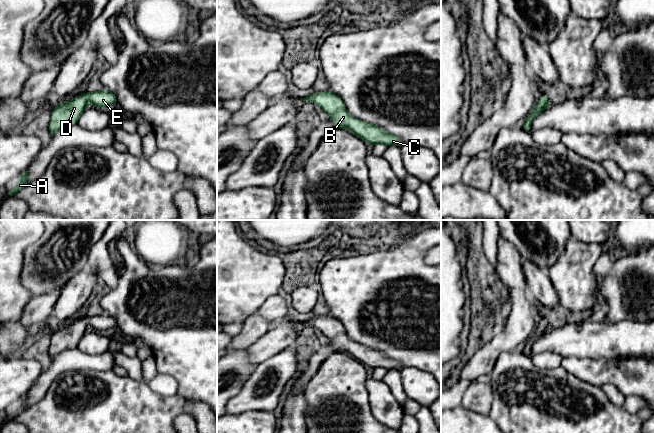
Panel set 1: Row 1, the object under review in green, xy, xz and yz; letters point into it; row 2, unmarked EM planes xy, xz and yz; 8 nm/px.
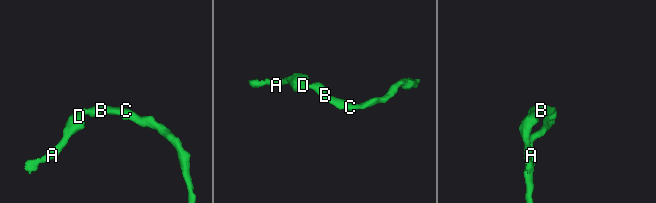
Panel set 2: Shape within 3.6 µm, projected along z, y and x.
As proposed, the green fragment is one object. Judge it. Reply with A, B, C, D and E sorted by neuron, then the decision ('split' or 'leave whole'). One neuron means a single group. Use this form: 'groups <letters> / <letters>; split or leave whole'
groups A B C D E; leave whole

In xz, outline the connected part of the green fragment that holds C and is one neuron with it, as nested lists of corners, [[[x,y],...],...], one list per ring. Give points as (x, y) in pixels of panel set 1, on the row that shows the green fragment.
[[[331,91],[318,92],[300,99],[301,101],[313,102],[320,106],[332,119],[334,127],[347,129],[360,137],[371,146],[385,144],[387,146],[401,147],[404,142],[381,127],[363,122],[352,117],[345,109],[342,99]]]

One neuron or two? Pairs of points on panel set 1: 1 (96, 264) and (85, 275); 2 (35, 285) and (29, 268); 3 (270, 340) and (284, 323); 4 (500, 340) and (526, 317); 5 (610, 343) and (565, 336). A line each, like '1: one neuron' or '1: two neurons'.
1: two neurons
2: one neuron
3: one neuron
4: one neuron
5: one neuron

